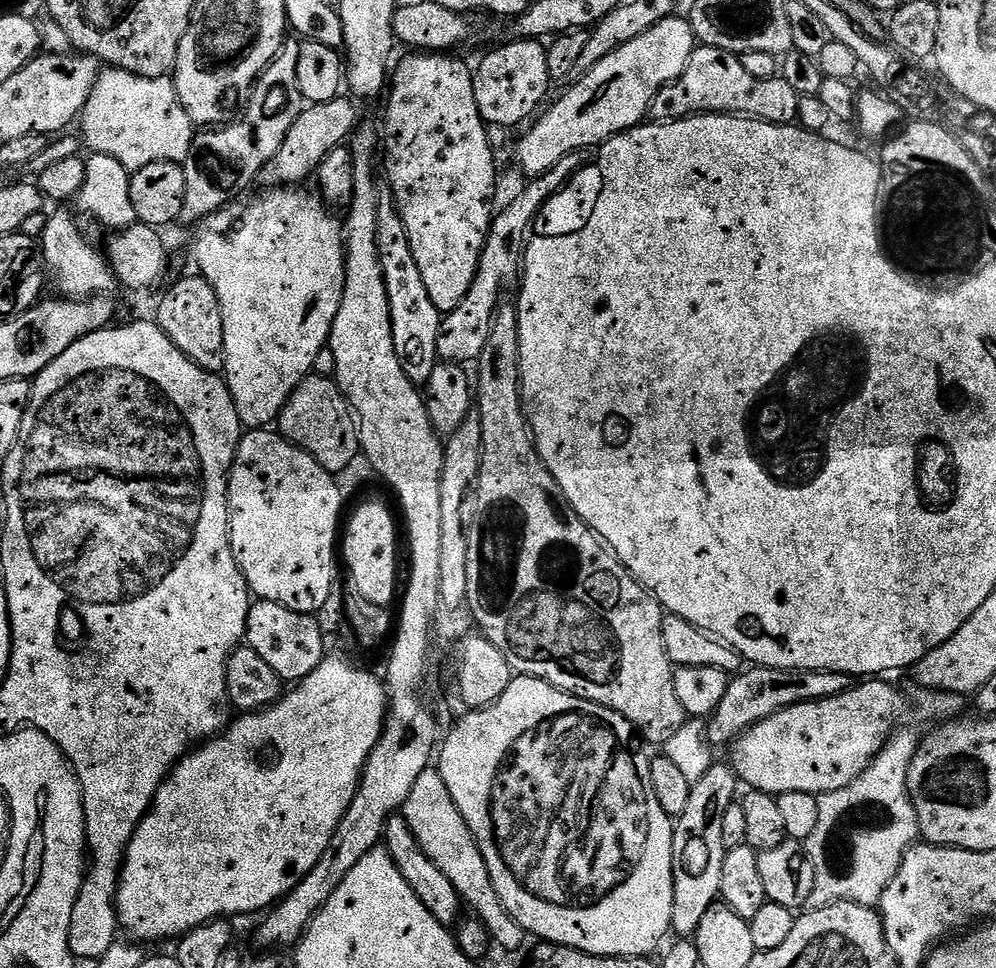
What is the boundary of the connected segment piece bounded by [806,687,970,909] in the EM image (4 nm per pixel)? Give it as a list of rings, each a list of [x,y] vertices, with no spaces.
[[[917,687],[915,691],[916,697],[910,700],[910,711],[906,719],[884,743],[884,749],[873,758],[868,769],[858,778],[854,778],[850,786],[842,786],[842,790],[825,792],[818,799],[818,826],[806,842],[808,856],[814,862],[814,890],[807,902],[809,909],[825,908],[827,904],[835,904],[842,900],[851,904],[861,904],[867,908],[879,905],[886,886],[890,886],[894,874],[898,874],[902,858],[908,849],[917,843],[920,823],[914,810],[914,802],[908,796],[910,762],[929,725],[933,722],[947,722],[953,718],[963,717],[964,707],[967,704],[969,707],[970,700],[968,696],[959,696],[953,692],[935,692],[930,688]]]

